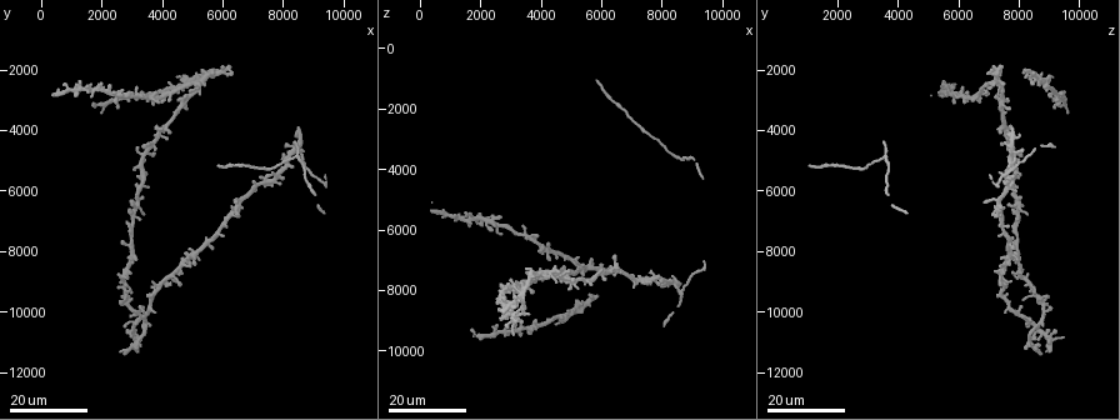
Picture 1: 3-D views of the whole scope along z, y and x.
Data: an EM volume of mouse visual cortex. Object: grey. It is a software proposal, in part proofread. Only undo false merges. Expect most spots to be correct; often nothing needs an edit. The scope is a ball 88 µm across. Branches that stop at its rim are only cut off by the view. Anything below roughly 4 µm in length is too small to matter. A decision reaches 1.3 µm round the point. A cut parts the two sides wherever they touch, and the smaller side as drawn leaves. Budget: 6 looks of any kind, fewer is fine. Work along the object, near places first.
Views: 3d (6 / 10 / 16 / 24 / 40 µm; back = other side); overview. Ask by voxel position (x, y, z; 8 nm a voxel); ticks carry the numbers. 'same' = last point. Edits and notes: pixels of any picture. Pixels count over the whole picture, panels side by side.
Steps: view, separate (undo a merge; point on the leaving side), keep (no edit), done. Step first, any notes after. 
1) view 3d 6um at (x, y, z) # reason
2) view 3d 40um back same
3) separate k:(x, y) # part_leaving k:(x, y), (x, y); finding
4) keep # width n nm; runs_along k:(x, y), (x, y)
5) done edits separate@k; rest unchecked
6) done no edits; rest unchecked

view 3d 16um at (5300, 2300, 7300)

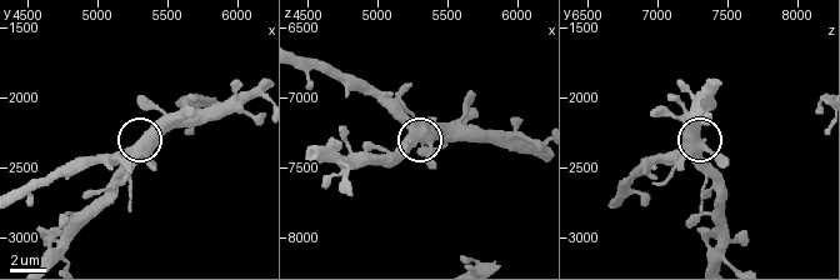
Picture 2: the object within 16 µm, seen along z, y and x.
view 3d 6um at (5380, 2380, 7360)

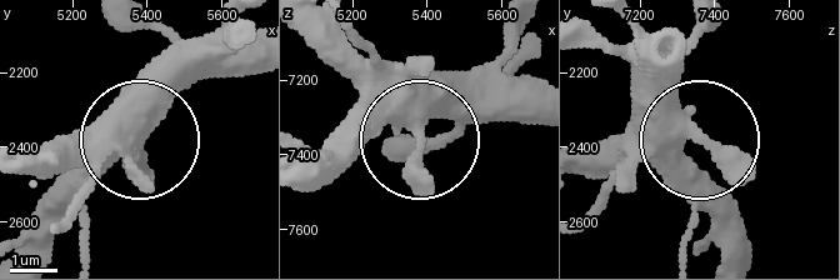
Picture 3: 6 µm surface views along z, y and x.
view 3d 6um back at (5370, 2360, 7350) # other side

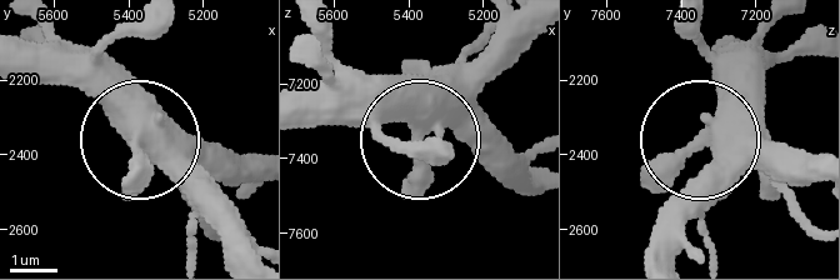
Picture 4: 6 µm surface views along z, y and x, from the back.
keep # runs_along 4:(535, 171), (495, 166), (448, 128), (333, 123); continuous, no second neuron

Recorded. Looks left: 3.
view 3d 24um at (4300, 8900, 7300) # looks like a crossing

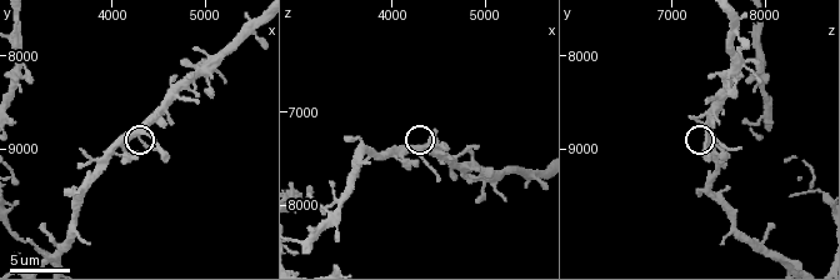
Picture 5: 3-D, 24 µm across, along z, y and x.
view 3d 10um at (4350, 8800, 7350)

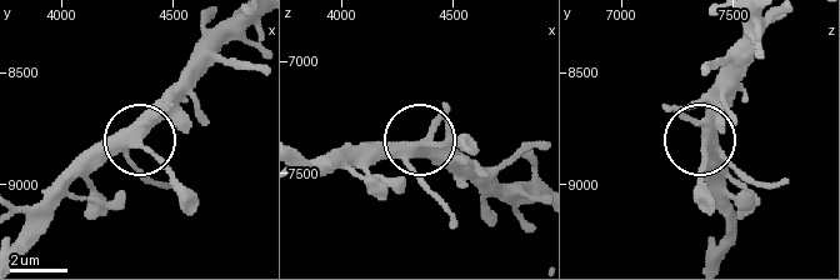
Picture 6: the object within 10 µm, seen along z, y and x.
keep # runs_along 6:(301, 165), (365, 165), (409, 156), (425, 144), (471, 144); all the same neuron

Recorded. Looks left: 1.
done no edits; rest unchecked

